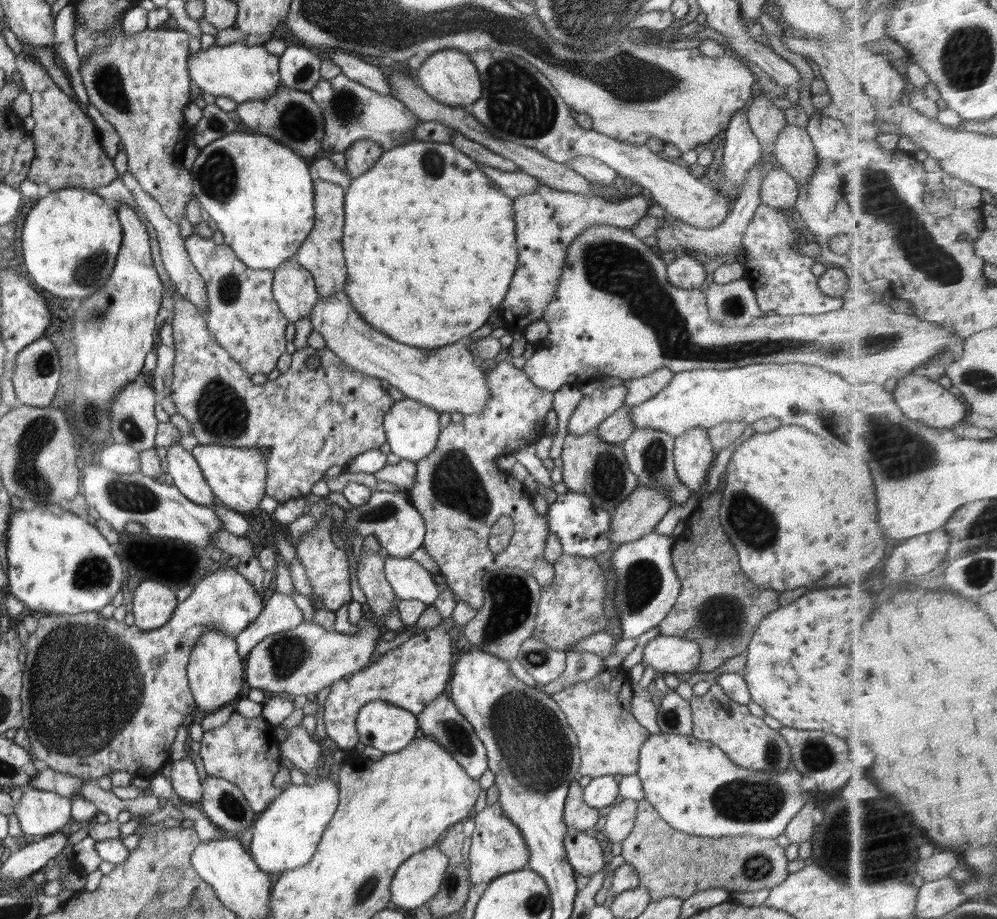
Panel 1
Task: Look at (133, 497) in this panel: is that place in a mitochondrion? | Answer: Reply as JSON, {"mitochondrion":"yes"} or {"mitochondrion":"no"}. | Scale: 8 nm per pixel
{"mitochondrion":"yes"}

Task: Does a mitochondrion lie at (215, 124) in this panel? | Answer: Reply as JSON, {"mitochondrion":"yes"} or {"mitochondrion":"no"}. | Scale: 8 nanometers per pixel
{"mitochondrion":"yes"}

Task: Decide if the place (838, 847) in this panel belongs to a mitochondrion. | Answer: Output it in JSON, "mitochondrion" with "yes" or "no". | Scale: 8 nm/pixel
{"mitochondrion":"no"}

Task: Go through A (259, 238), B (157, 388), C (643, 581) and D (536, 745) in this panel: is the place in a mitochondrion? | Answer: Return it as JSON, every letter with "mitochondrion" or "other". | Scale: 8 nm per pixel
{"A":"other","B":"other","C":"mitochondrion","D":"mitochondrion"}

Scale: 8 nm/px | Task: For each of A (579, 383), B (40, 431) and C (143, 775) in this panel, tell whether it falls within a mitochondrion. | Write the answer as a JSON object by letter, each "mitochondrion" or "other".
{"A":"other","B":"mitochondrion","C":"other"}

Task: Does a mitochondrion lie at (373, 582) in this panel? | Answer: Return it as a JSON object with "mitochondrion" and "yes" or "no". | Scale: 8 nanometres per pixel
{"mitochondrion":"no"}

